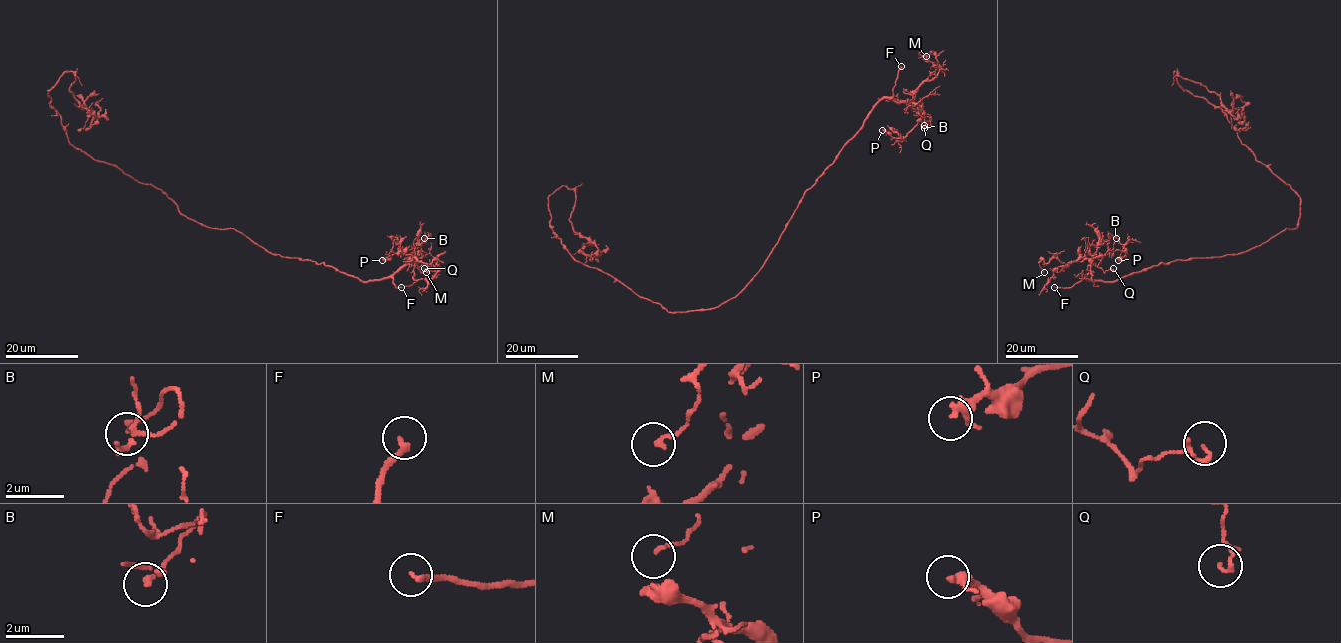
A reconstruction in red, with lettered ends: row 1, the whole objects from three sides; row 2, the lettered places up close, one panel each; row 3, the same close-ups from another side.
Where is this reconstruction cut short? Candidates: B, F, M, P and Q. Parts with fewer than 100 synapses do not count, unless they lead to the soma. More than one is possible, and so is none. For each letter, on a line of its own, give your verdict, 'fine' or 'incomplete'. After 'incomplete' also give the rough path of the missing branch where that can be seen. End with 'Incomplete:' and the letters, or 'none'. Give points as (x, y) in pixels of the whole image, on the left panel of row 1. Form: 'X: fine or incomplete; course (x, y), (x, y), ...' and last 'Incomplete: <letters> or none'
B: fine
F: incomplete; course (401, 287), (417, 290), (434, 302), (453, 308), (447, 308), (426, 325), (415, 323), (406, 311)
M: fine
P: fine
Q: fine
Incomplete: F

